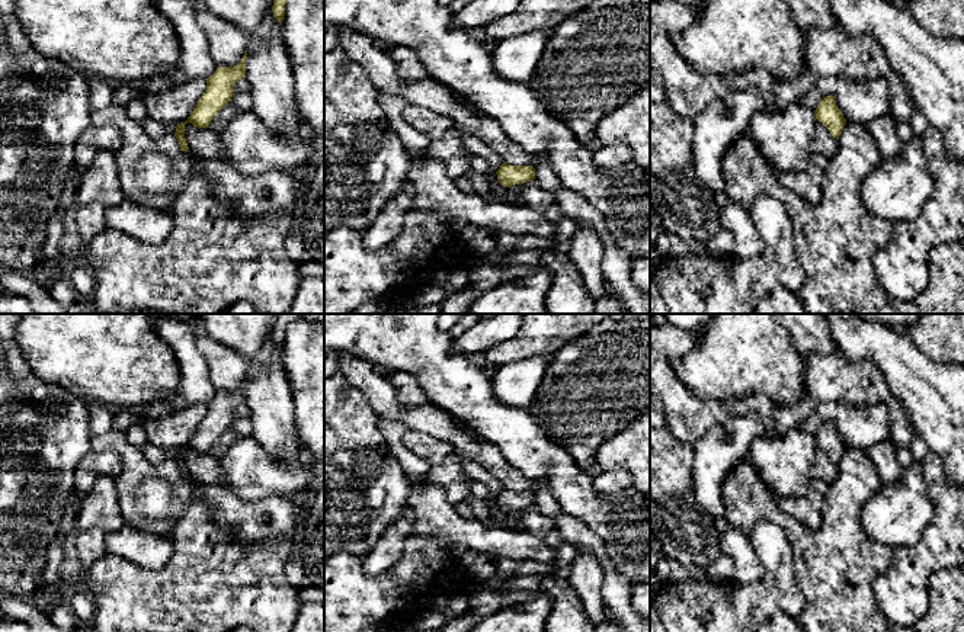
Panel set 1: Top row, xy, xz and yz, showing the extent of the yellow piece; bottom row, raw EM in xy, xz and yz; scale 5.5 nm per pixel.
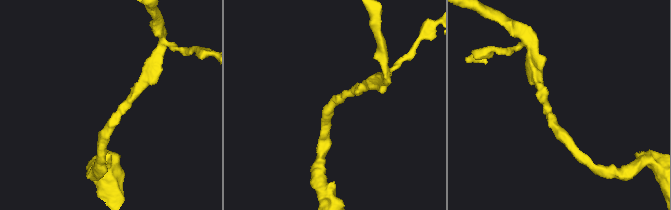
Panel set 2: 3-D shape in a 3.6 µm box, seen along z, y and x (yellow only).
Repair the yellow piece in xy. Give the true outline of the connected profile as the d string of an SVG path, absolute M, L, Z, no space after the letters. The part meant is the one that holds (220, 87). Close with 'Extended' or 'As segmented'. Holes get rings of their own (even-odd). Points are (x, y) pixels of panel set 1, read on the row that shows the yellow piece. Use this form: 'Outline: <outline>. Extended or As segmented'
Outline: M247 52L234 67L217 67L214 74L206 78L206 90L199 97L193 112L186 122L176 126L174 137L179 141L180 151L189 151L185 138L185 125L189 122L198 128L208 128L212 118L228 103L234 94L234 84L246 77Z. As segmented

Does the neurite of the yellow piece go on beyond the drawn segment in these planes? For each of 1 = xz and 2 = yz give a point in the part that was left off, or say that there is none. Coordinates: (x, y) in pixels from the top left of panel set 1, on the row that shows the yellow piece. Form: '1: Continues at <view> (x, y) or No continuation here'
1: No continuation here
2: No continuation here

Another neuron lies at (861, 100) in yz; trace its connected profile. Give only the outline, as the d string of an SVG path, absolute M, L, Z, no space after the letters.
M836 76L823 78L797 102L816 110L823 97L833 96L846 122L869 125L890 112L890 84L885 78L849 80Z

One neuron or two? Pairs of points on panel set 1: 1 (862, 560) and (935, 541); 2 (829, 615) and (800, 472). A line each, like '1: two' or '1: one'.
1: two
2: two

